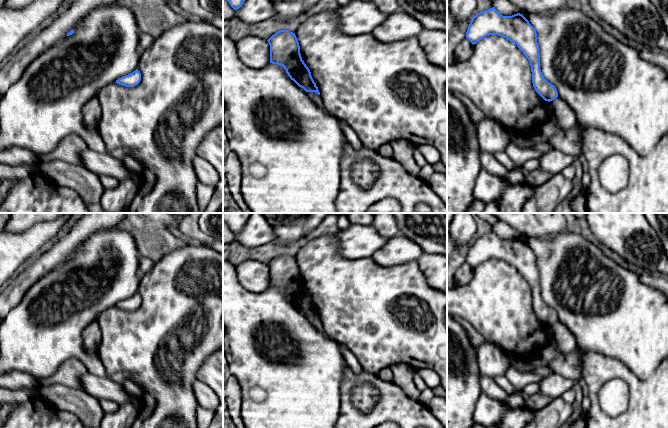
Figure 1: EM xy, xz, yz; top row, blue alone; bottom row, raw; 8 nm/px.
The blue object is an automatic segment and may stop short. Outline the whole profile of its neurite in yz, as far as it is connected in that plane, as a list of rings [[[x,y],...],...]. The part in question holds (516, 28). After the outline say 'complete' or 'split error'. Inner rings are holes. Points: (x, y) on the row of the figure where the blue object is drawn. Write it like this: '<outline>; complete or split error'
[[[494,7],[477,13],[468,26],[466,38],[474,45],[489,35],[504,37],[523,52],[530,62],[533,87],[545,101],[558,97],[556,88],[544,78],[540,69],[536,30],[522,14],[503,16]]]; complete

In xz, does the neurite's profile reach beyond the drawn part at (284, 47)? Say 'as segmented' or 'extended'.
as segmented

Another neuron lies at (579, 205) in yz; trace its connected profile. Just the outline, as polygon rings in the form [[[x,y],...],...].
[[[579,193],[571,201],[570,207],[575,213],[587,213],[587,202],[585,196]]]

